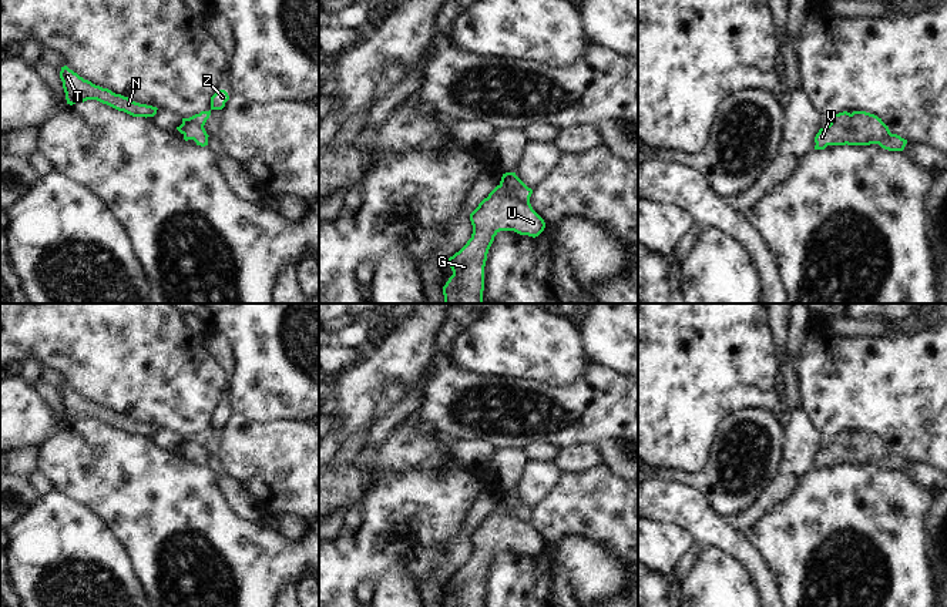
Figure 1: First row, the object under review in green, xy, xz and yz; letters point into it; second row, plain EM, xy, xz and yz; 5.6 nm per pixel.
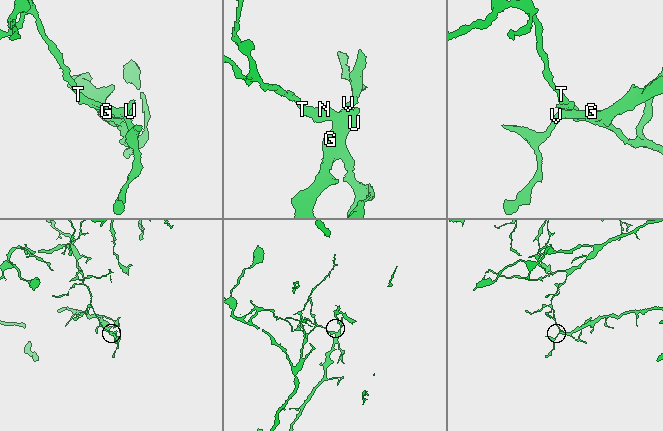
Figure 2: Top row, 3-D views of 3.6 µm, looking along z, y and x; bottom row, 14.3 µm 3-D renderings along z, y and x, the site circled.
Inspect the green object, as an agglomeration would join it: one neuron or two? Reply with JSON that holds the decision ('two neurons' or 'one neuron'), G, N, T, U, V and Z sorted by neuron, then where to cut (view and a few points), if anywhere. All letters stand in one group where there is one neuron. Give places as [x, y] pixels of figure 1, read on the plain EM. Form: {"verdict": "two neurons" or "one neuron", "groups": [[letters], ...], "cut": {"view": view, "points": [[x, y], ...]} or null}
{"verdict": "two neurons", "groups": [["G", "U", "V", "Z"], ["N", "T"]], "cut": {"view": "xz", "points": [[503, 507], [511, 515], [529, 520]]}}

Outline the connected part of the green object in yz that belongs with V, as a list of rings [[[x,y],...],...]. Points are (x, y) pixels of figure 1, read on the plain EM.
[[[866,430],[852,432],[852,447],[844,449],[829,443],[820,447],[815,456],[815,469],[825,469],[827,465],[870,465],[879,463],[890,455],[889,446],[874,433]]]

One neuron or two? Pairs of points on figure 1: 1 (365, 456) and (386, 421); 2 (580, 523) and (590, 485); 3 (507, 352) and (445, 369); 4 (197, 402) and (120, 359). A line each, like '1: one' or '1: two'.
1: one
2: one
3: two
4: one

